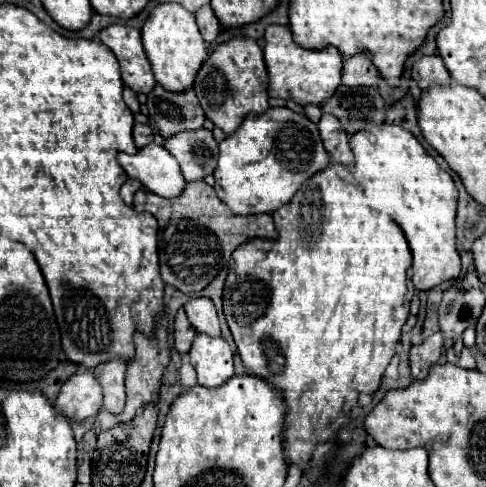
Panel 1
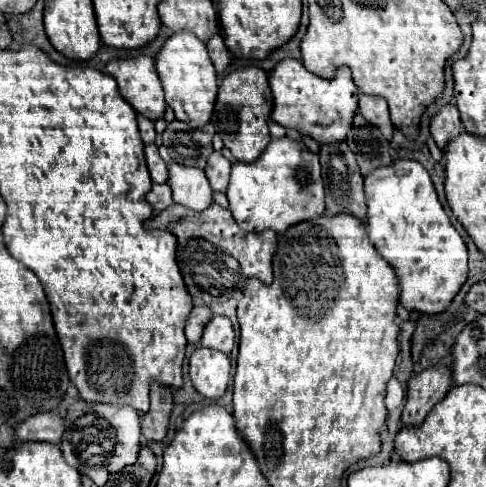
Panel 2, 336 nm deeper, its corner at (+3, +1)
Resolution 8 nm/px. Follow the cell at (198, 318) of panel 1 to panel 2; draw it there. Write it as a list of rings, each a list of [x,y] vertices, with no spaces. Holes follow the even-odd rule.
[[[211,316],[211,320],[207,322],[205,330],[203,330],[203,338],[201,338],[201,346],[205,348],[215,348],[223,354],[229,354],[231,348],[235,344],[235,332],[233,326],[229,322],[227,316]]]

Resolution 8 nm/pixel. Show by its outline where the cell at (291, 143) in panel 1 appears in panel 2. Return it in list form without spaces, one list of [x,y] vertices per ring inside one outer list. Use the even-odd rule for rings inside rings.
[[[289,136],[271,138],[255,162],[233,162],[227,186],[229,210],[245,232],[275,230],[283,234],[293,222],[315,218],[325,212],[325,188],[319,158],[301,142]]]

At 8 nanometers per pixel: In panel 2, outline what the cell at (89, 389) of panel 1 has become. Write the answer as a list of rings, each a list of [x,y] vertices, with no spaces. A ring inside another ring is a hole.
[[[39,412],[17,426],[17,440],[59,444],[65,432],[65,420],[55,412]]]

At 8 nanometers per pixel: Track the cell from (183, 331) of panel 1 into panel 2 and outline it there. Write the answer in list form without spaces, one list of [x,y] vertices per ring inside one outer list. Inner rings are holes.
[[[205,304],[195,306],[195,308],[191,310],[191,314],[187,316],[187,322],[185,322],[187,342],[199,344],[201,334],[203,334],[203,328],[205,328],[205,322],[209,322],[209,318],[211,318],[211,310],[209,310],[209,306],[205,306]]]

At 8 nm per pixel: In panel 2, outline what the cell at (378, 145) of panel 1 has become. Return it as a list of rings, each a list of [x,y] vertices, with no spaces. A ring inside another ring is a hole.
[[[395,160],[365,176],[365,194],[369,236],[399,274],[401,304],[425,314],[443,312],[467,280],[467,246],[445,214],[429,172],[417,160]]]

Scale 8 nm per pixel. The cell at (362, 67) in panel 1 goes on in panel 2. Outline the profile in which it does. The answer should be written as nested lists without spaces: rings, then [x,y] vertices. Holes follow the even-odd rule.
[[[359,94],[359,112],[367,118],[367,122],[373,122],[375,126],[381,128],[381,132],[385,134],[387,140],[391,140],[391,132],[393,132],[393,124],[389,118],[389,110],[387,110],[387,102],[379,96],[369,96],[369,94]]]

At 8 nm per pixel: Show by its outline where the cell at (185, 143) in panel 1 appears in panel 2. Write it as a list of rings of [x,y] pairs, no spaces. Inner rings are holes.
[[[213,152],[209,156],[207,166],[205,166],[205,176],[213,190],[225,192],[225,186],[229,182],[229,170],[231,170],[231,162],[227,158],[223,158],[221,152]]]

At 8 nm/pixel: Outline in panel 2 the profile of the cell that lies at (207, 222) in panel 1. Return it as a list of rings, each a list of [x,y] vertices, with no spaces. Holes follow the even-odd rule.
[[[171,204],[157,216],[143,222],[145,228],[159,228],[177,236],[177,264],[185,286],[191,296],[199,296],[205,304],[225,302],[233,292],[243,290],[245,278],[259,278],[269,284],[273,280],[271,258],[277,246],[277,234],[273,230],[245,232],[237,226],[231,212],[219,204],[211,204],[203,212],[193,212],[185,206]]]

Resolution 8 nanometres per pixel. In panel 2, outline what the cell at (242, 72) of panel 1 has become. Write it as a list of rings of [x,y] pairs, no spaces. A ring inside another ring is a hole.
[[[241,66],[221,80],[211,122],[217,128],[217,134],[221,136],[223,144],[235,156],[235,160],[255,160],[265,150],[271,140],[267,128],[271,108],[273,98],[265,70],[257,66]]]

